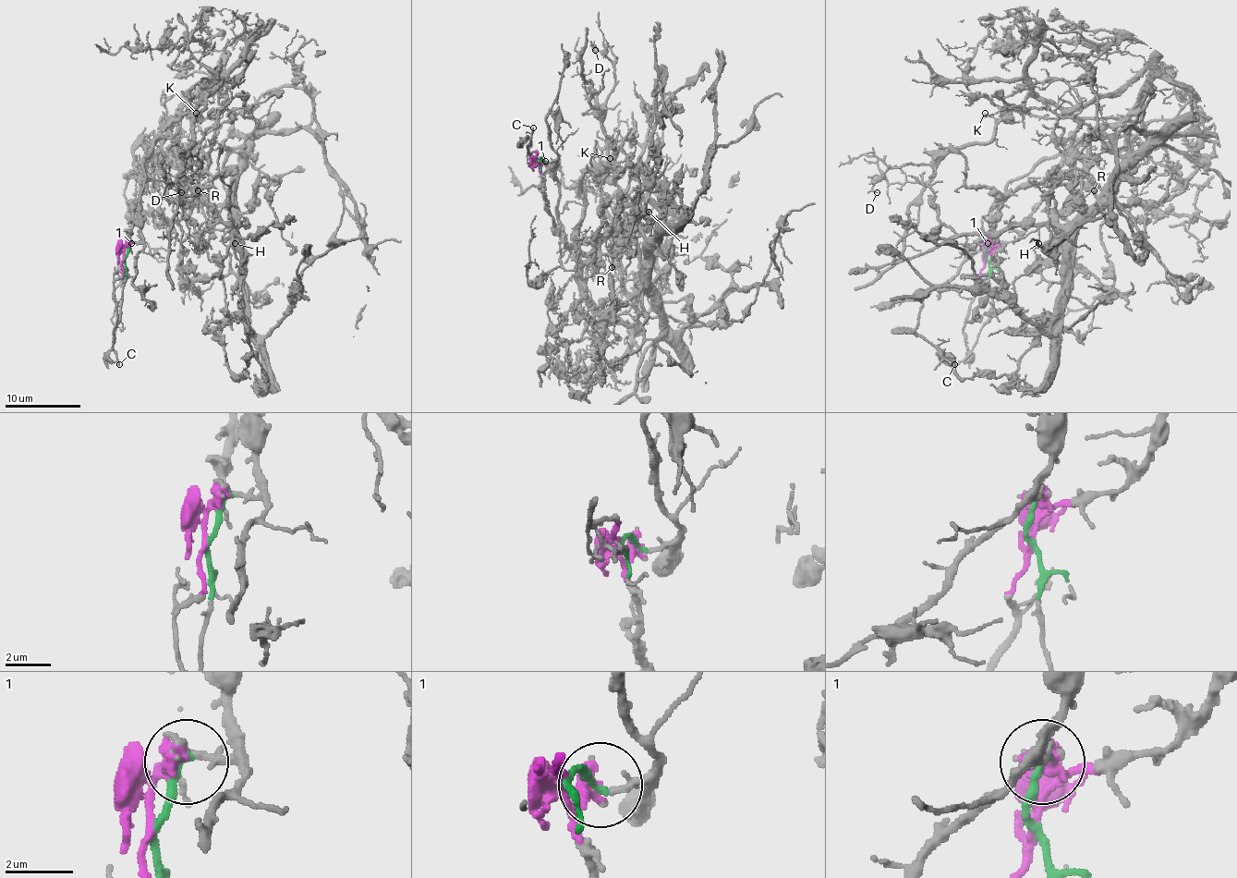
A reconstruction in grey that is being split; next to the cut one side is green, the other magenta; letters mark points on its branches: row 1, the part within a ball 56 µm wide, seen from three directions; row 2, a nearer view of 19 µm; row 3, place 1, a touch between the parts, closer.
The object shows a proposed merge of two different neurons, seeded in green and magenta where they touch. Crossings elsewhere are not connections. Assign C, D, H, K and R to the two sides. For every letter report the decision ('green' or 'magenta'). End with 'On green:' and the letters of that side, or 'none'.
C: green
D: green
H: magenta
K: green
R: magenta
On green: C, D, K

